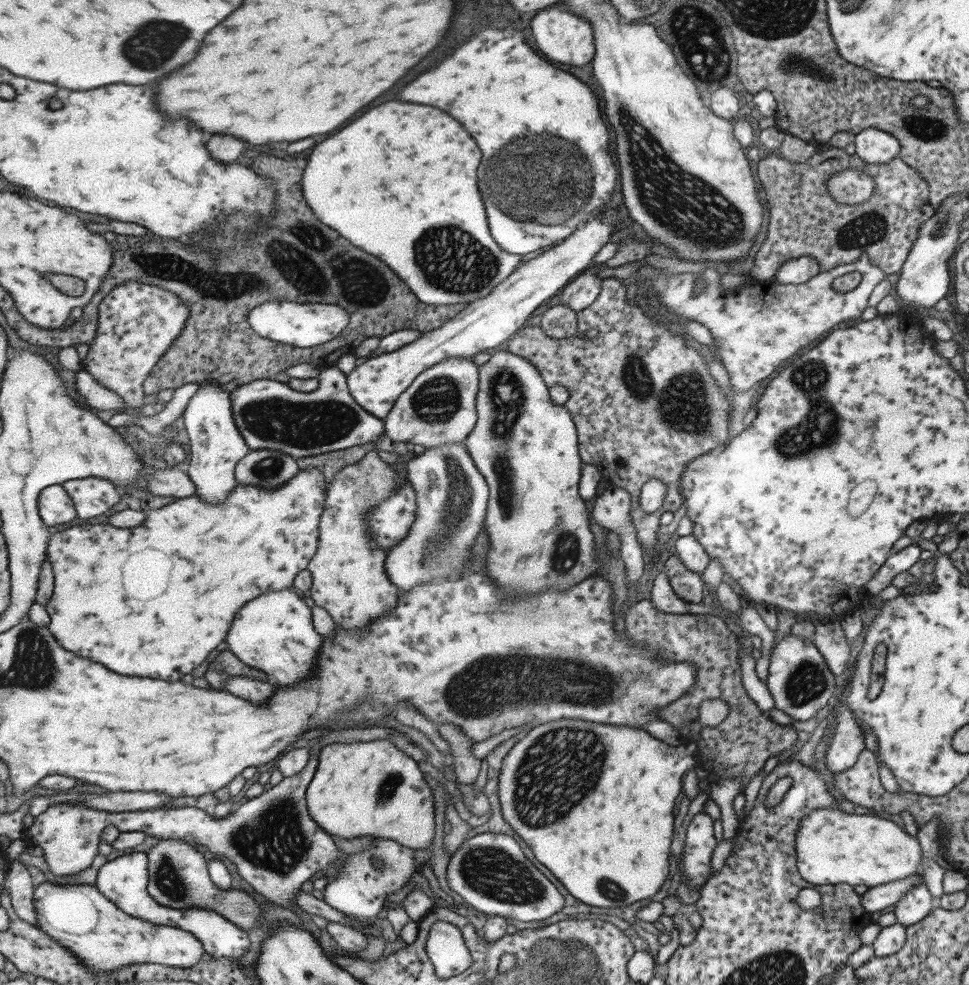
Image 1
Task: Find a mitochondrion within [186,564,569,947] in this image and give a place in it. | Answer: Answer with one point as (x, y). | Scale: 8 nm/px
(275, 840)

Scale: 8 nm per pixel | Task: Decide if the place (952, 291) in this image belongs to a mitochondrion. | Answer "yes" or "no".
no

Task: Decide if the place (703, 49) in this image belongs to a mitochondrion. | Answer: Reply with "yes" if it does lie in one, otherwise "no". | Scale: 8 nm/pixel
yes

